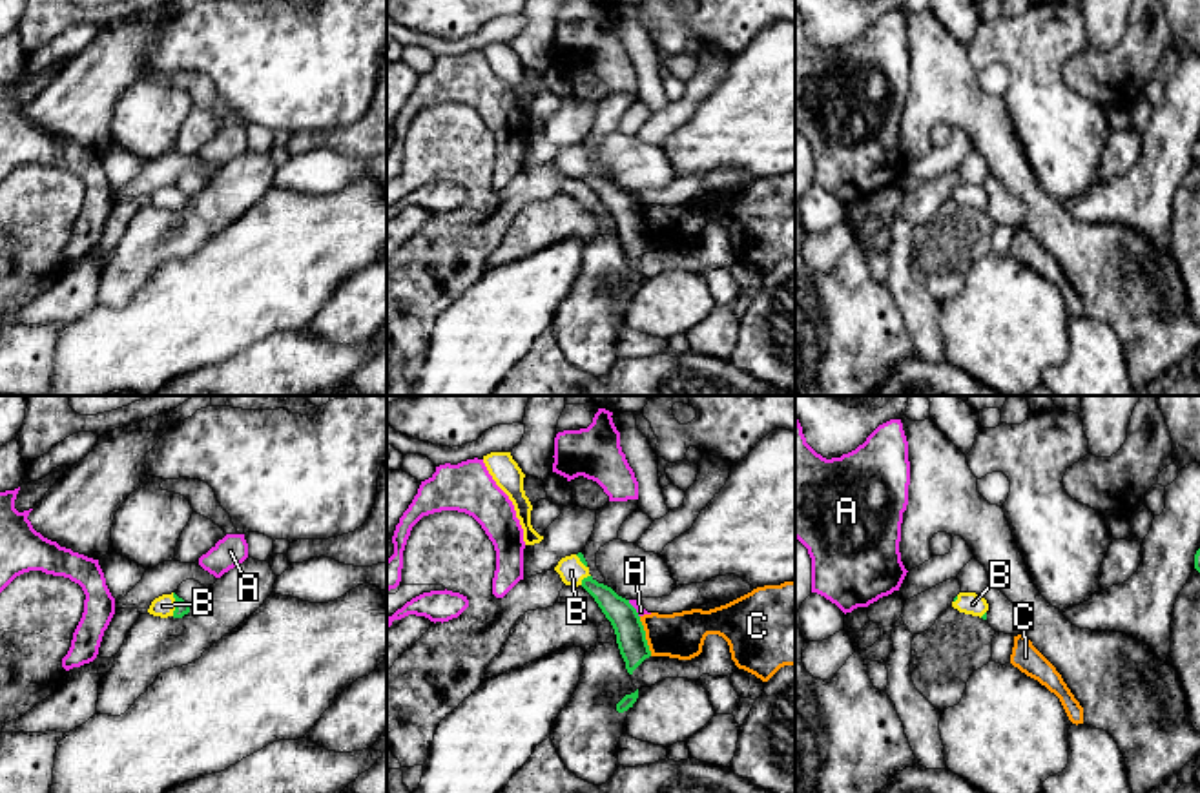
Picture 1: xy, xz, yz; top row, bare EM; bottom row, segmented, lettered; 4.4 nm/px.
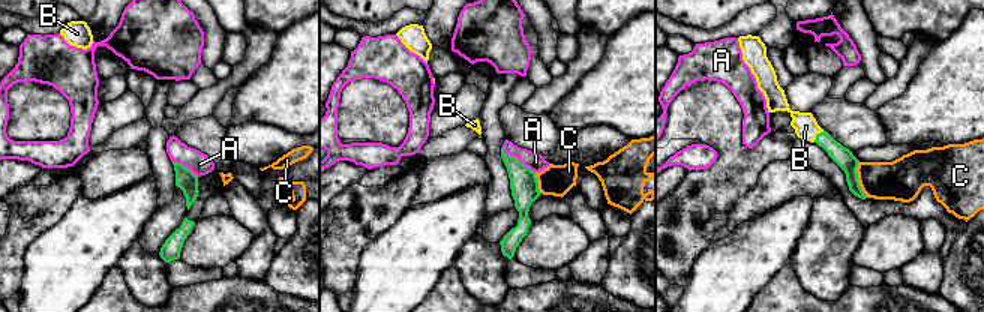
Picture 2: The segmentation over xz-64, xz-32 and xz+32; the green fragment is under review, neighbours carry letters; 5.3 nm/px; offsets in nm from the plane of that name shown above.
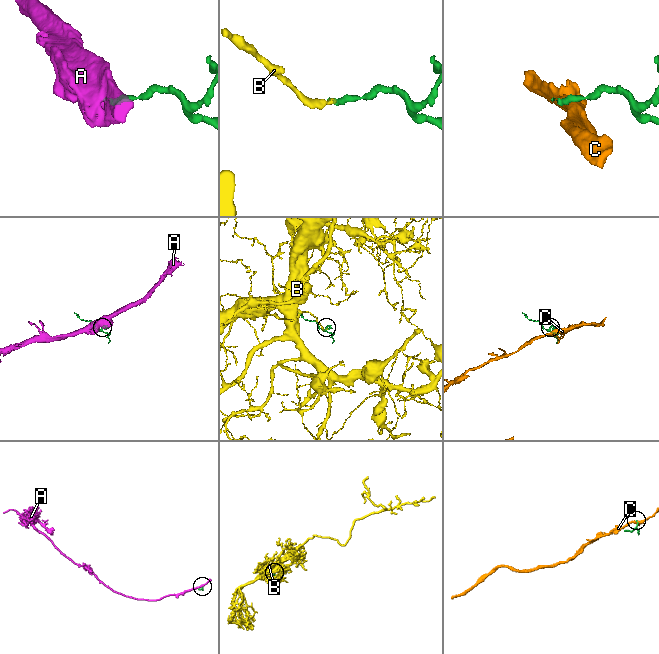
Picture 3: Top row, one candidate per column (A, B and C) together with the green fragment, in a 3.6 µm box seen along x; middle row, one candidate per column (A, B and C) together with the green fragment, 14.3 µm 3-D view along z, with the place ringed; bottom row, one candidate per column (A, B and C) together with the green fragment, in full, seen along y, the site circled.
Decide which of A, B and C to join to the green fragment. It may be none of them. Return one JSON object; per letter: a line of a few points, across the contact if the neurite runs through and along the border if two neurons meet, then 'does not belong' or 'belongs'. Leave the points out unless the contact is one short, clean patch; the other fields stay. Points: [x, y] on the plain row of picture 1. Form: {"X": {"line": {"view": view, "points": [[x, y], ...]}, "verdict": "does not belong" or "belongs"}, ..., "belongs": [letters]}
{"A": {"line": {"view": "xz", "points": [[628, 192], [639, 208]]}, "verdict": "does not belong"}, "B": {"line": {"view": "xy", "points": [[181, 199], [175, 195], [163, 197]]}, "verdict": "belongs"}, "C": {"line": {"view": "xz", "points": [[639, 208], [651, 247]]}, "verdict": "does not belong"}, "belongs": ["B"]}

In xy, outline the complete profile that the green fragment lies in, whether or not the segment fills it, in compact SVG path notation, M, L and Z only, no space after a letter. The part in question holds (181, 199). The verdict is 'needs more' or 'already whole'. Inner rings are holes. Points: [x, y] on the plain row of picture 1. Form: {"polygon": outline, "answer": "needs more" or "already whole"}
{"polygon": "M175 184L155 190L148 201L150 206L160 210L182 210L190 204L191 195L179 190Z", "answer": "needs more"}

